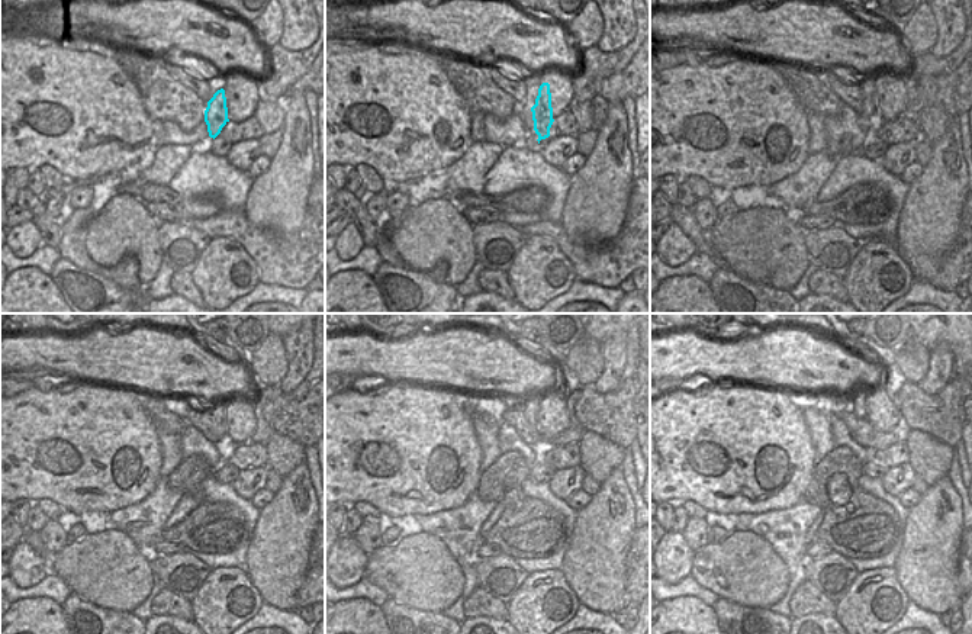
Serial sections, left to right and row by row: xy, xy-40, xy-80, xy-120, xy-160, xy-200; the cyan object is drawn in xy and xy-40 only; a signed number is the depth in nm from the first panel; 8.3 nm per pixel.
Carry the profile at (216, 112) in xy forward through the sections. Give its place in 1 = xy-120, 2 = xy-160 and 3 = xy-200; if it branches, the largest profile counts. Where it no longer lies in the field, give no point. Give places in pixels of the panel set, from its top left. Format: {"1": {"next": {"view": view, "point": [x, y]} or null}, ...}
{"1": {"next": {"view": "xy-120", "point": [218, 409]}}, "2": {"next": {"view": "xy-160", "point": [531, 406]}}, "3": {"next": {"view": "xy-200", "point": [858, 401]}}}

